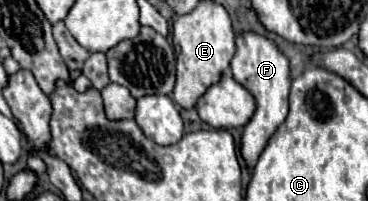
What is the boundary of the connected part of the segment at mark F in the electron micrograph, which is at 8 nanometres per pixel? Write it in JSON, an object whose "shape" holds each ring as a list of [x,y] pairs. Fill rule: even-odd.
{"shape":[[[244,32],[236,38],[236,54],[230,62],[230,70],[234,74],[234,80],[242,84],[256,100],[256,112],[242,128],[242,142],[240,142],[240,154],[246,160],[248,168],[252,168],[260,152],[266,148],[268,140],[272,138],[272,134],[278,130],[278,126],[284,122],[288,114],[290,68],[286,56],[276,48],[272,40],[262,38],[254,32]]]}

